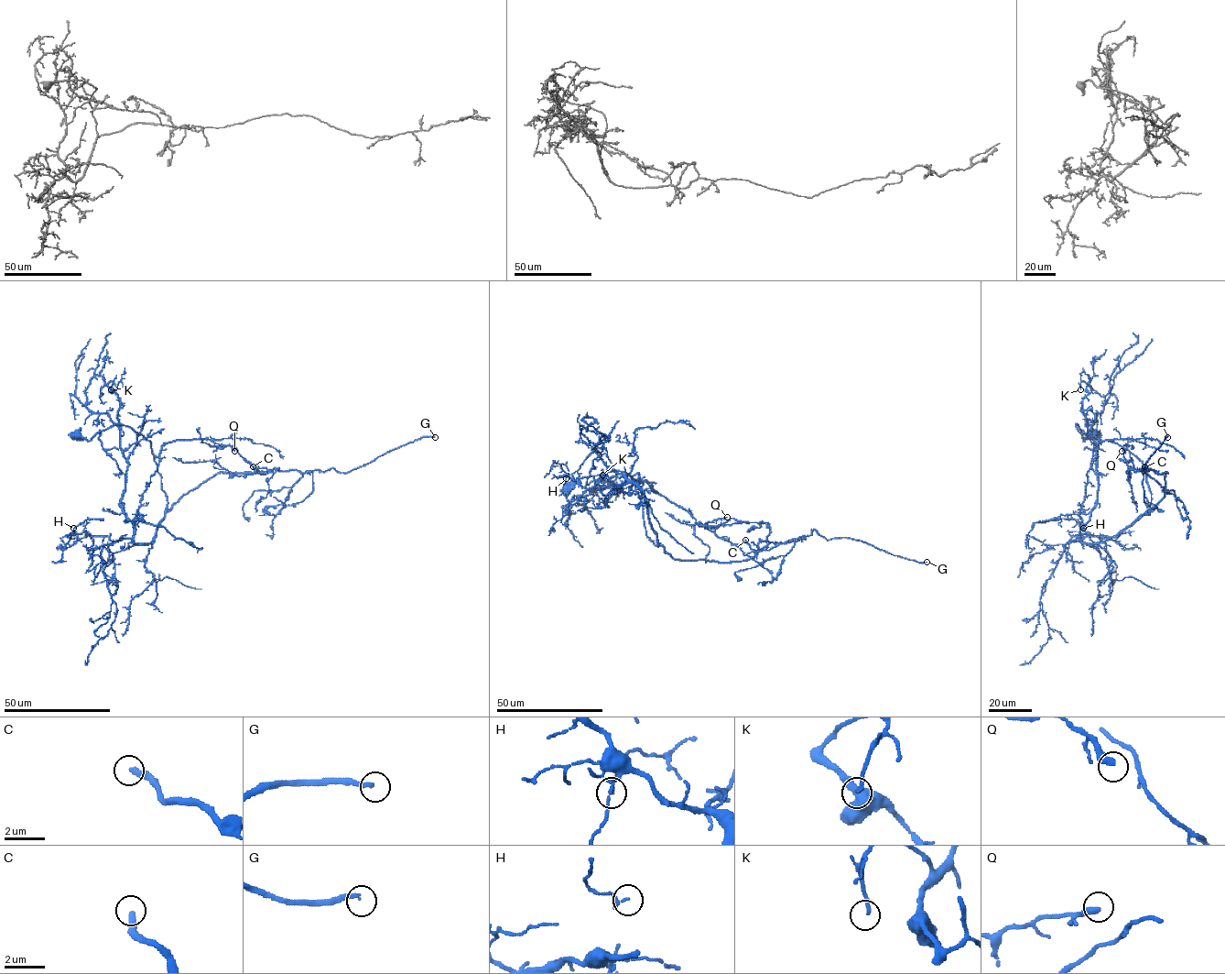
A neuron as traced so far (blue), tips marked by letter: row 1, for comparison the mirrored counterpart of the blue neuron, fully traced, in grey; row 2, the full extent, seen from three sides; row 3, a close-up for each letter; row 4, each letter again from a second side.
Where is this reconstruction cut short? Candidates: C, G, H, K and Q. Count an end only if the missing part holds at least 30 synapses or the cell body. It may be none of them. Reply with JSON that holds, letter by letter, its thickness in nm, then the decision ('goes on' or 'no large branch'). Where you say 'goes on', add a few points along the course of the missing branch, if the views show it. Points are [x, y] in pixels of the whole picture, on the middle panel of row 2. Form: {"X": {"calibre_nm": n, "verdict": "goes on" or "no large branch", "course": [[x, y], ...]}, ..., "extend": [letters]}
{"C": {"calibre_nm": 320, "verdict": "goes on", "course": [[745, 540], [723, 541], [716, 539], [711, 531], [717, 542], [731, 553], [747, 575], [775, 590]]}, "G": {"calibre_nm": 200, "verdict": "goes on"}, "H": {"calibre_nm": 170, "verdict": "no large branch"}, "K": {"calibre_nm": 160, "verdict": "no large branch"}, "Q": {"calibre_nm": 360, "verdict": "no large branch"}, "extend": ["C", "G"]}

